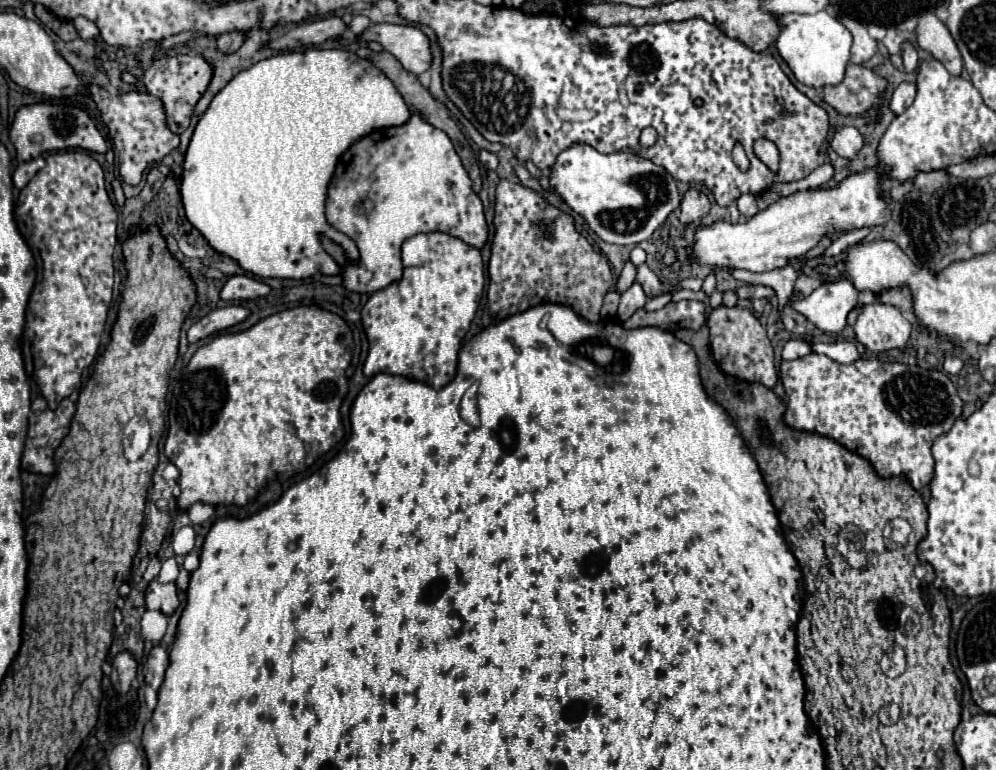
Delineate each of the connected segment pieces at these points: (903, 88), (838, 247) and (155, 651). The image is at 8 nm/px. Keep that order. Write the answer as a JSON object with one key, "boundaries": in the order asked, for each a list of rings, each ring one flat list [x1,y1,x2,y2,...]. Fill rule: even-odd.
{"boundaries":[[[900,84,894,94,892,94,892,100,890,100,890,108,894,110,894,114,902,114,916,98,916,84]],[[860,228,860,230,856,230,856,232,844,232,844,234,840,234,840,236,830,244,830,248,826,248,824,256,838,256,838,254,844,252,848,246,854,246,854,244,862,242,868,234,870,234,870,228]],[[154,646,148,654,148,672,146,672,146,682,158,690,162,680,164,680,164,672,168,668,168,652,162,646],[152,670,152,672,150,672],[154,676,154,678,152,678]]]}

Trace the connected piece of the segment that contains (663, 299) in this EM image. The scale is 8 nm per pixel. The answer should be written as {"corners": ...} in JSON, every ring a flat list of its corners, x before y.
{"corners":[[668,293,656,298,648,299,644,306,644,309,650,312,650,311,656,311,663,308,667,303,671,301,671,296,673,294,674,293]]}

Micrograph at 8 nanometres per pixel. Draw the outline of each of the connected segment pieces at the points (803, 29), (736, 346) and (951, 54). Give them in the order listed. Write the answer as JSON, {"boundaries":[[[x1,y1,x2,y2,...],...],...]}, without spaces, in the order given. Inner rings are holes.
{"boundaries":[[[816,12,812,16,782,14,778,16,778,24,780,24,780,36,776,38,774,46,784,58,784,62,790,66,798,82,812,88,834,86,842,82,846,64,850,62,850,46,852,46,852,34,844,24,840,24,828,12]],[[720,306,712,310,712,314,708,316,708,328,710,328,710,350,720,370,748,382,760,382,768,388,776,384,772,344,766,336,766,328,758,322,758,318,748,308]],[[924,12,918,16,916,44,922,50,928,50,936,60,940,60,948,68,948,72,952,72,954,76,960,76,962,56,946,24,934,12]]]}

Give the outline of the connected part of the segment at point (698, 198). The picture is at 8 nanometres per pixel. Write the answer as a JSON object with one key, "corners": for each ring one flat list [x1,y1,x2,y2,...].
{"corners":[[690,188,690,190,686,190,686,194,684,194,684,198,682,198,680,210,682,210,680,220,686,222,686,224,690,224,690,222,696,222,696,220,700,220,702,216,708,214,710,202,708,202,708,198,702,196,698,190]]}

